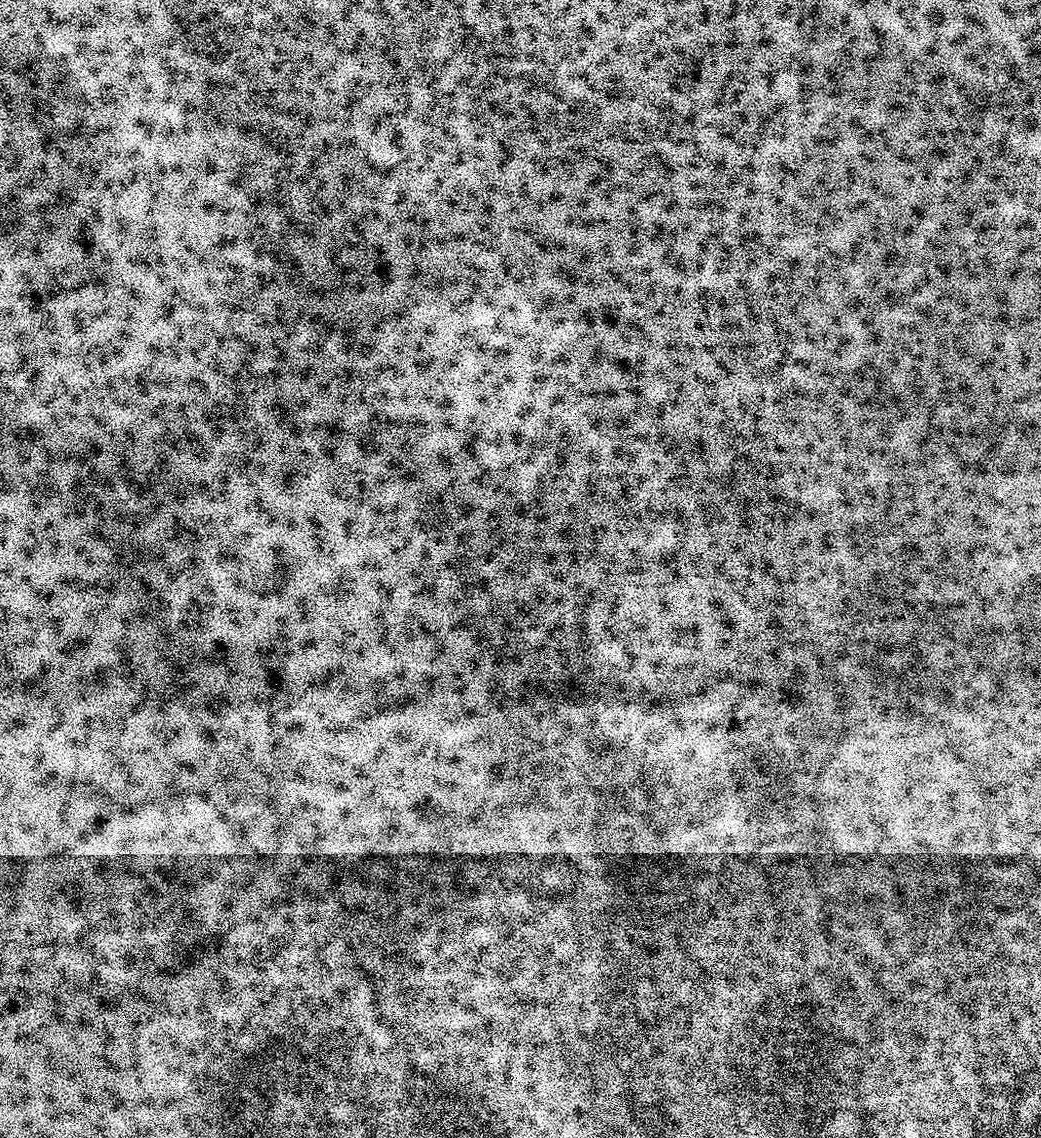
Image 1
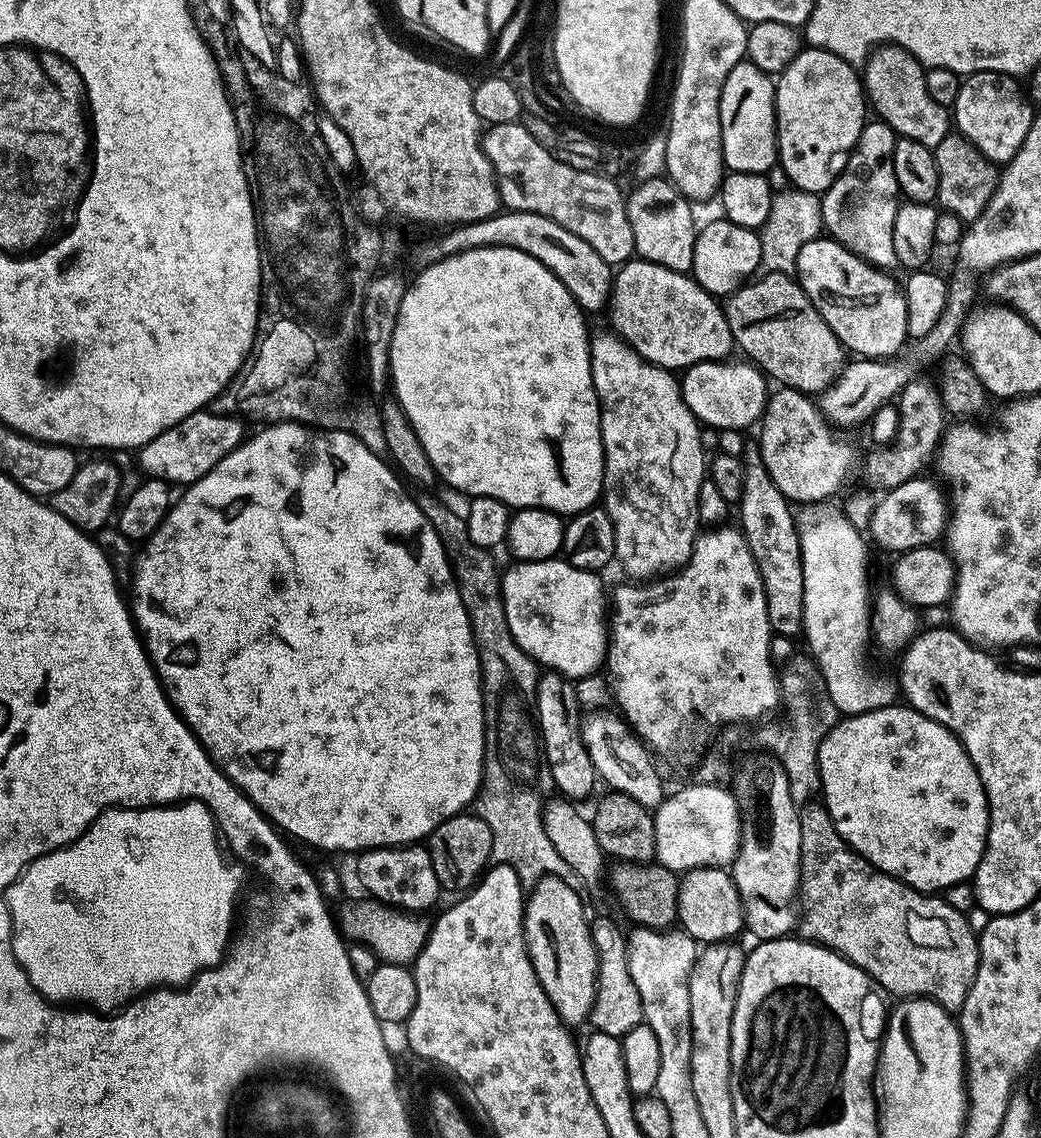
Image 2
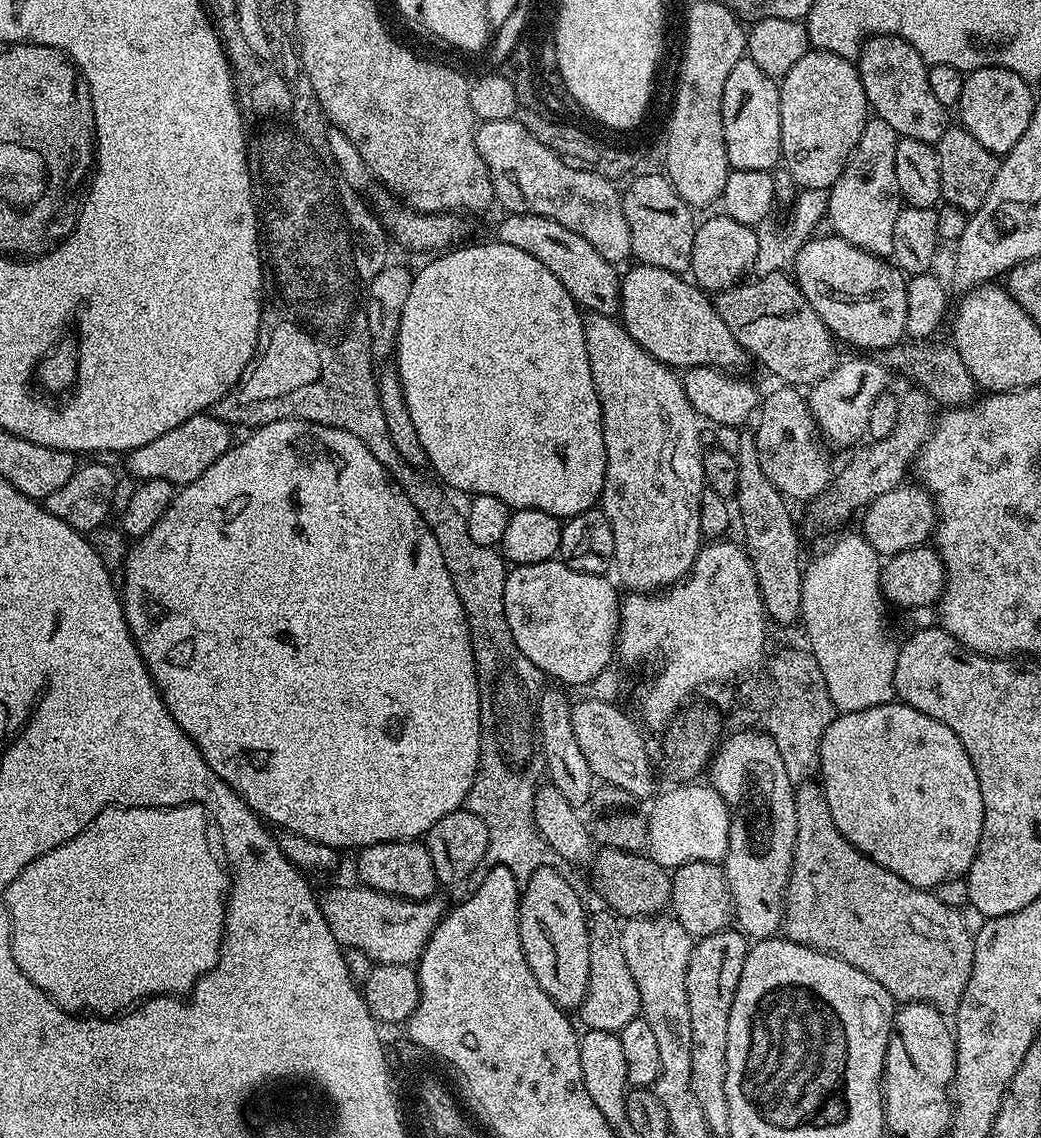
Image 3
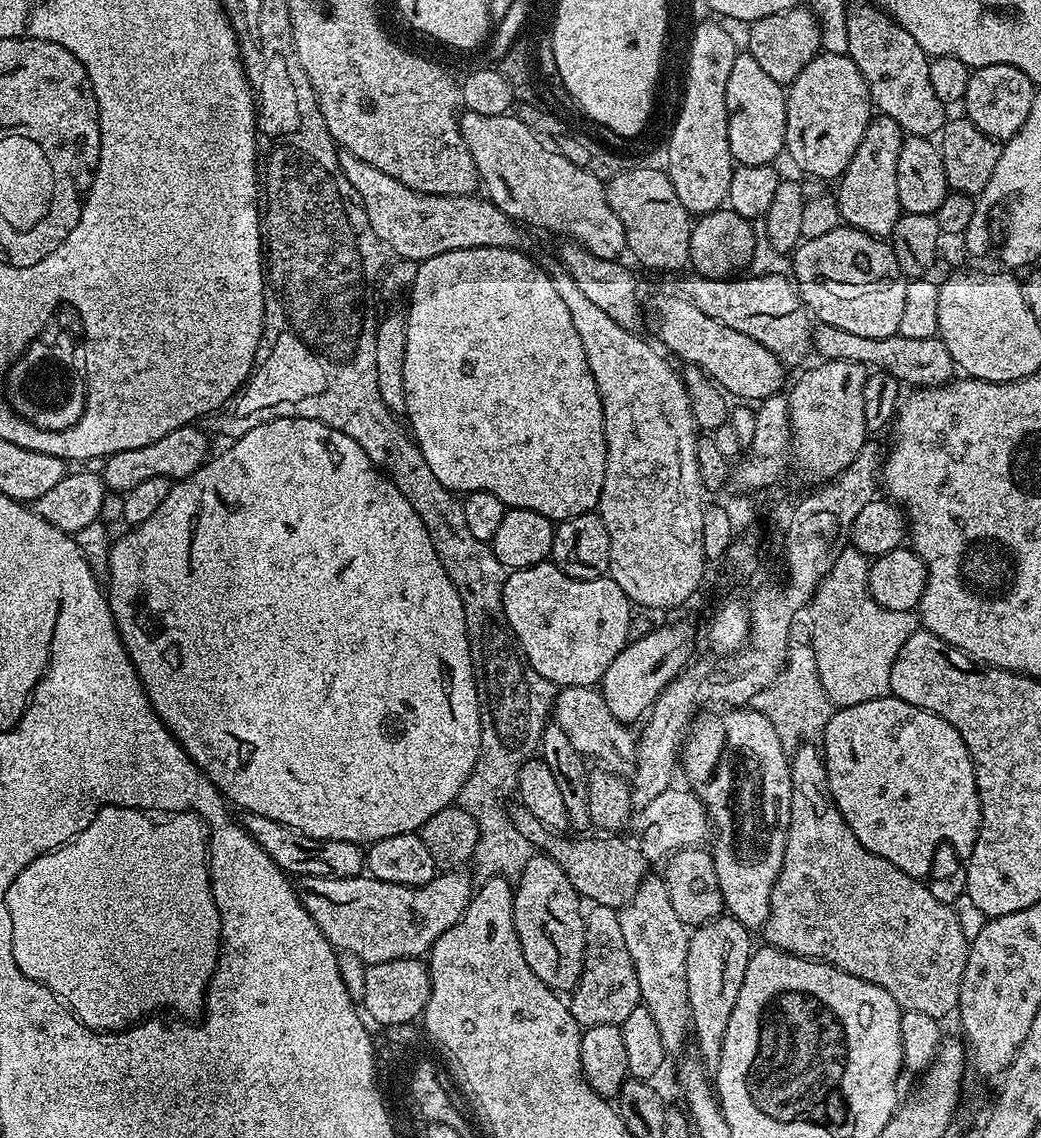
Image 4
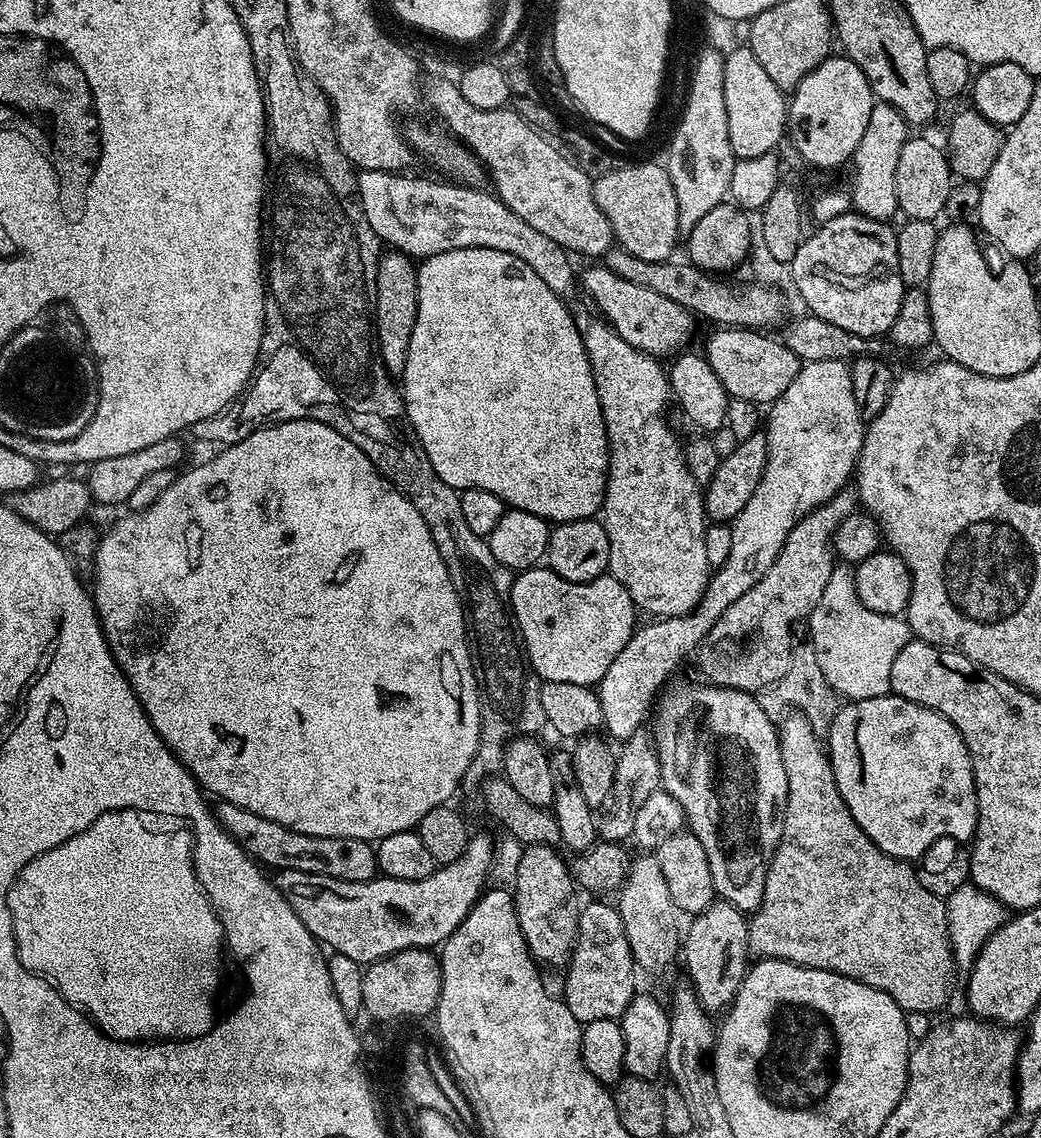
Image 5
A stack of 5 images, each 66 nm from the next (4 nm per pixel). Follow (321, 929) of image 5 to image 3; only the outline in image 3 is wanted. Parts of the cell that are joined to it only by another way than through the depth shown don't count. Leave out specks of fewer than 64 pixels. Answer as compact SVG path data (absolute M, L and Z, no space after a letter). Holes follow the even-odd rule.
M355 886L356 888L332 888L329 892L320 892L320 912L326 918L334 938L345 949L353 948L362 950L369 956L373 965L377 964L406 964L415 965L424 947L428 945L428 939L434 934L434 930L440 925L446 915L446 907L437 898L426 900L401 900L399 896L388 896L373 888Z

